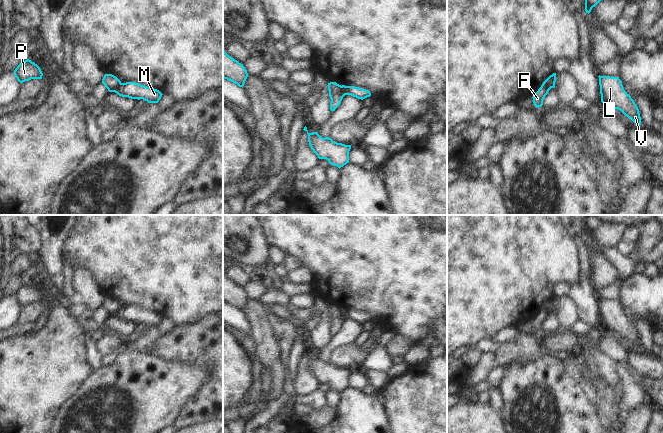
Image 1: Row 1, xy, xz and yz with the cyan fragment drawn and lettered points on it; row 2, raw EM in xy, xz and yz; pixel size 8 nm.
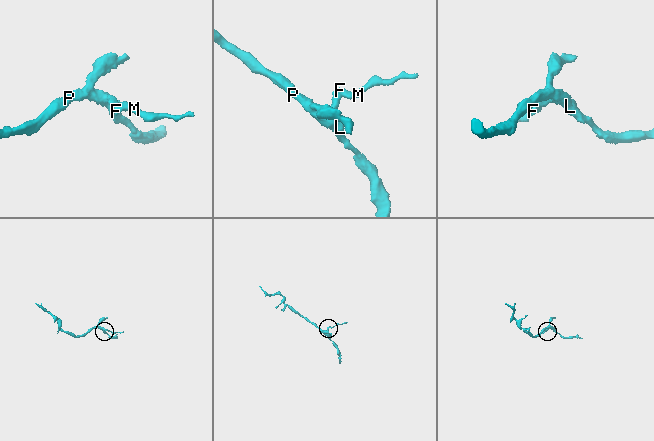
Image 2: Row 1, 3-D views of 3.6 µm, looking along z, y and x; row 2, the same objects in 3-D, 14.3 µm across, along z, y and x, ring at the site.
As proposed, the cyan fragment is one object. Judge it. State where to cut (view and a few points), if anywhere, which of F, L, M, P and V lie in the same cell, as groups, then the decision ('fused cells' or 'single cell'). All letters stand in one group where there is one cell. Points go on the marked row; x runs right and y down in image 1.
cut in xz along (341, 86), (344, 95); F M / L P V; fused cells

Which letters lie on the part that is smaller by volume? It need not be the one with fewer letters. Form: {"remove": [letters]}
{"remove": ["F", "M"]}

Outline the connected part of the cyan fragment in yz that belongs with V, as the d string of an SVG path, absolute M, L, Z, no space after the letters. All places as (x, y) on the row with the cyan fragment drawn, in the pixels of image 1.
M598 76L601 102L612 109L620 110L637 125L641 125L639 109L634 100L624 90L619 77Z

